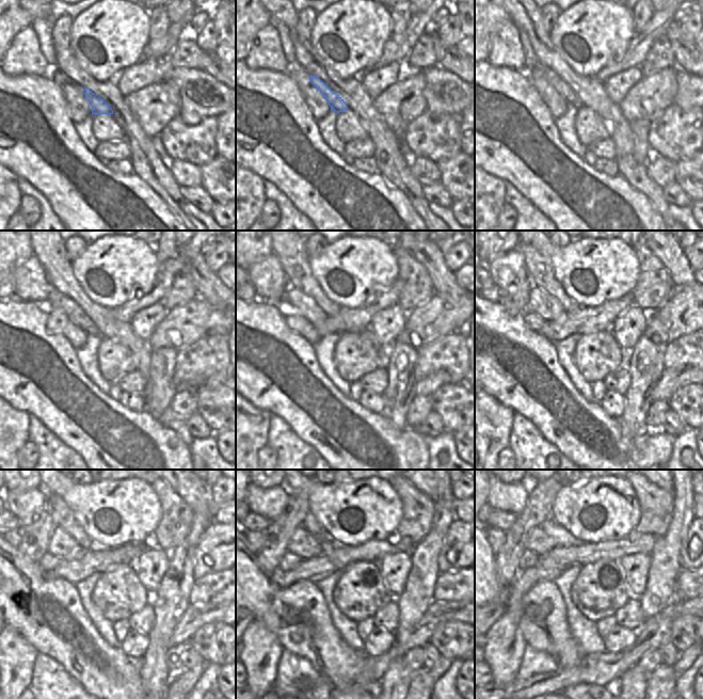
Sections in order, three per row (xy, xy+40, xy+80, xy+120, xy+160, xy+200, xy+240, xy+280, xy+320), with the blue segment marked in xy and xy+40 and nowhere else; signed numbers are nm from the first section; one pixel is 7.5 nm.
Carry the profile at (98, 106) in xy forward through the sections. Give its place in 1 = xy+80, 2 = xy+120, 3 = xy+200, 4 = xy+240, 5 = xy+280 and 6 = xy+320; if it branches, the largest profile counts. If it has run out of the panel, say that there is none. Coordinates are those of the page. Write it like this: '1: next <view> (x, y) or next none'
1: next xy+80 (566, 93)
2: next xy+120 (73, 311)
3: next xy+200 (541, 303)
4: next xy+240 (61, 543)
5: next xy+280 (301, 543)
6: next xy+320 (538, 542)

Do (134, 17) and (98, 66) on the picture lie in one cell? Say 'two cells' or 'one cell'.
one cell

